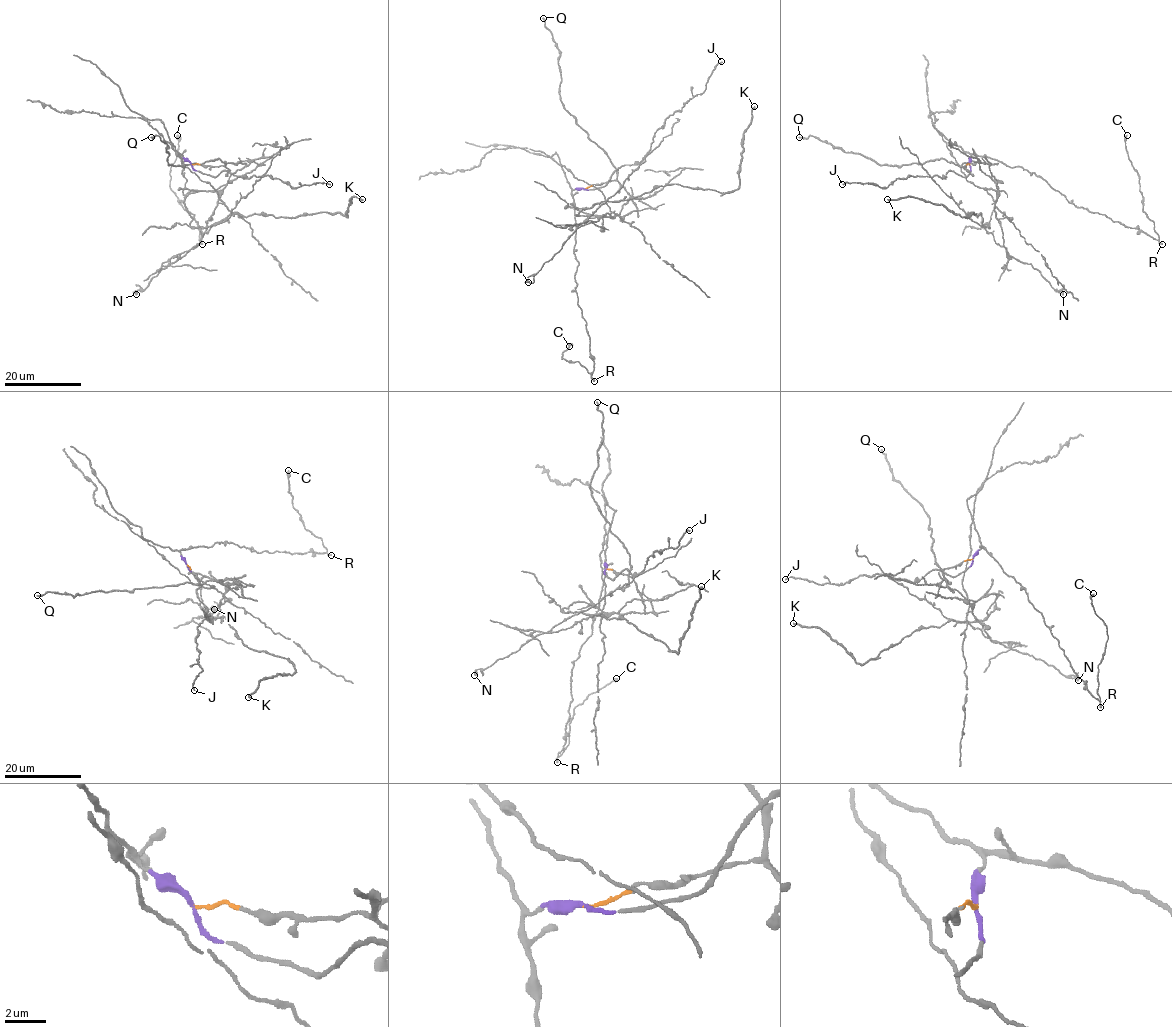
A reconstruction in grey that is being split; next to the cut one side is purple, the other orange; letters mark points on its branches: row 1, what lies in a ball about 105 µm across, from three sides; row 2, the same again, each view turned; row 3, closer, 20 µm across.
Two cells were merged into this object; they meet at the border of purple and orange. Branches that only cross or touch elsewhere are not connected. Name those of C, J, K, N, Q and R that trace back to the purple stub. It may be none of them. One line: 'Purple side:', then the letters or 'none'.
Purple side: C, J, R

